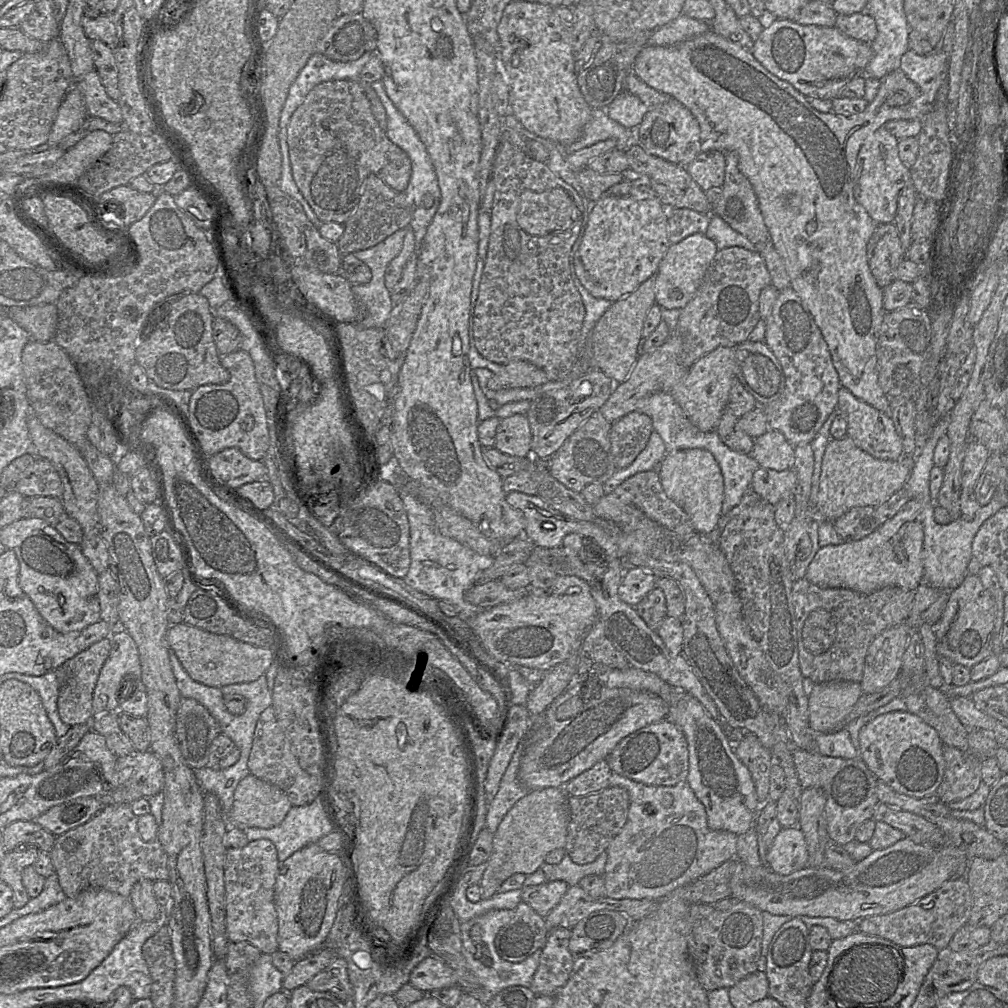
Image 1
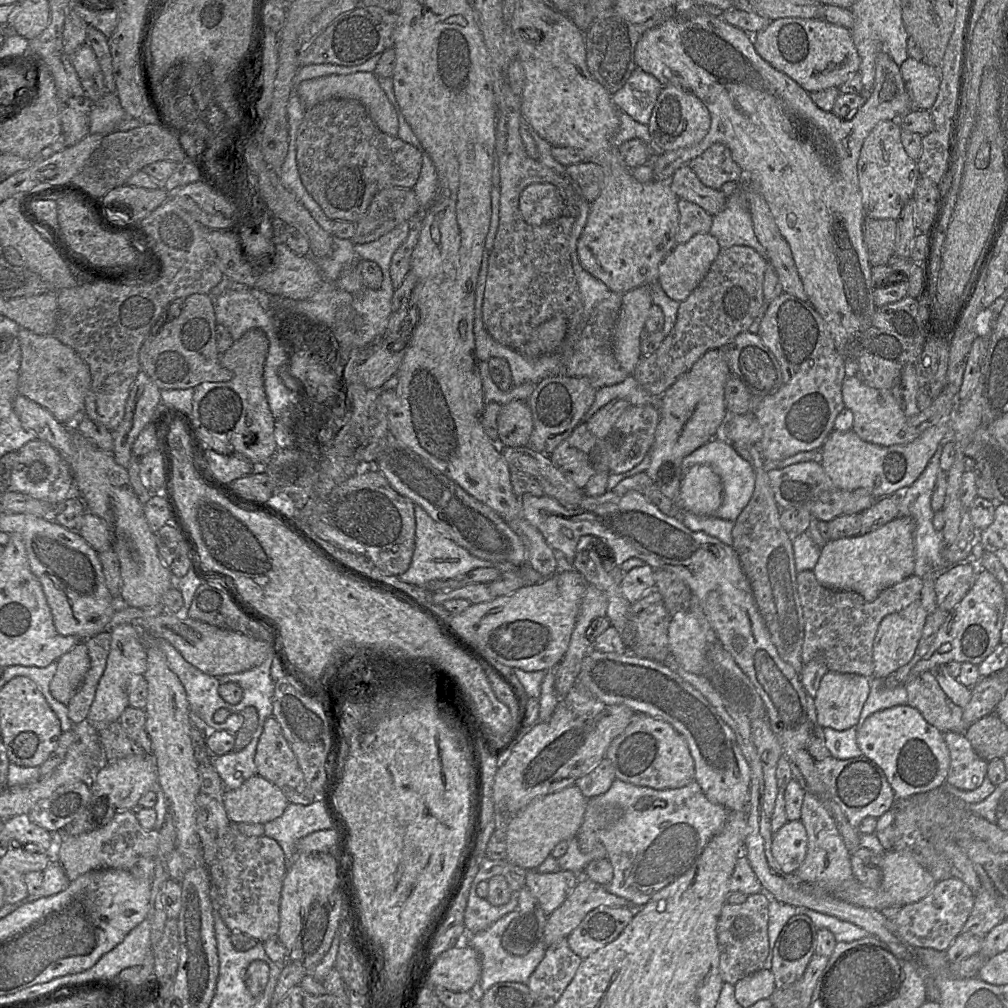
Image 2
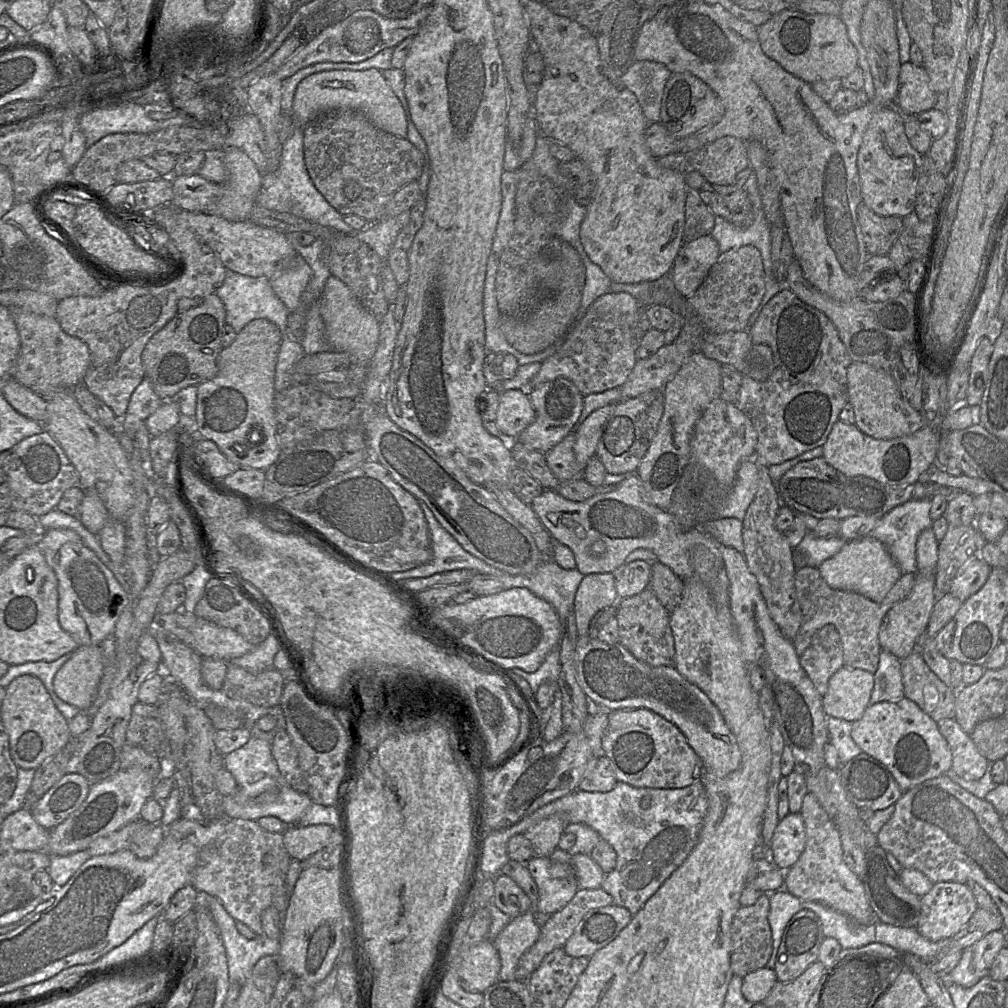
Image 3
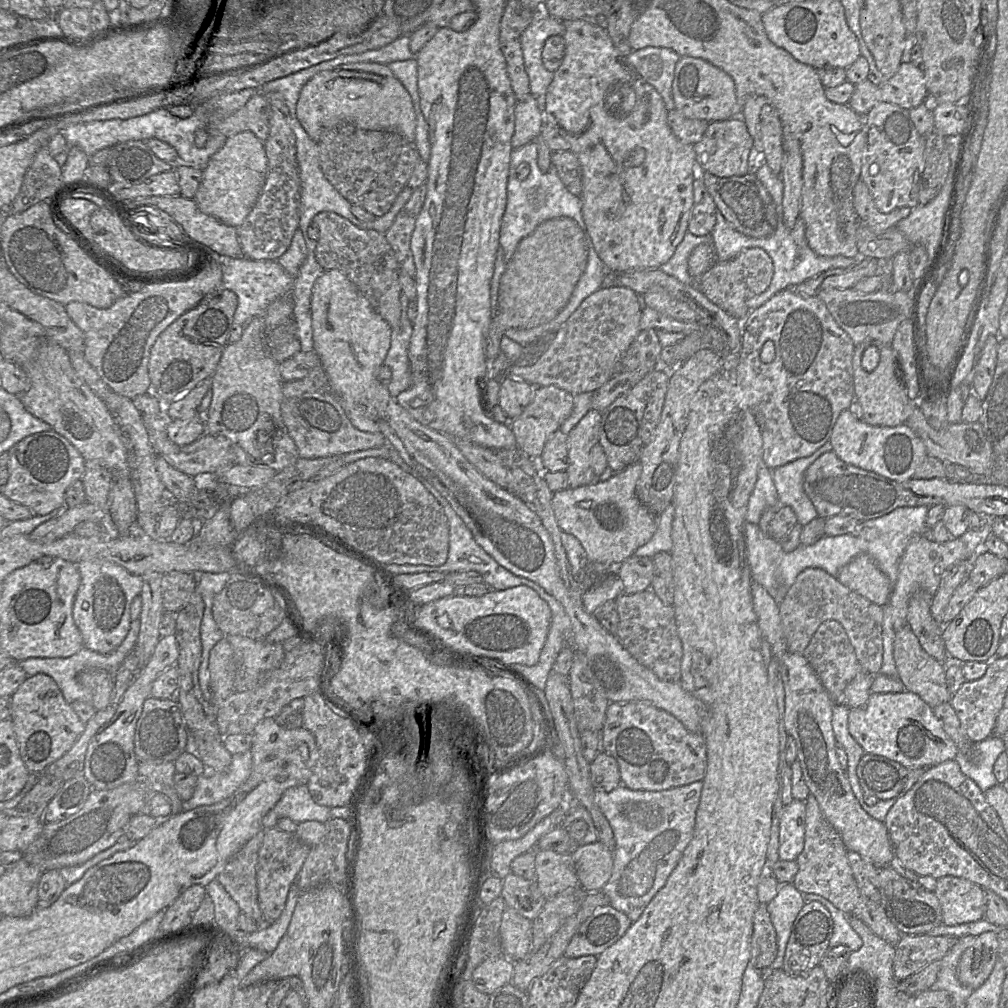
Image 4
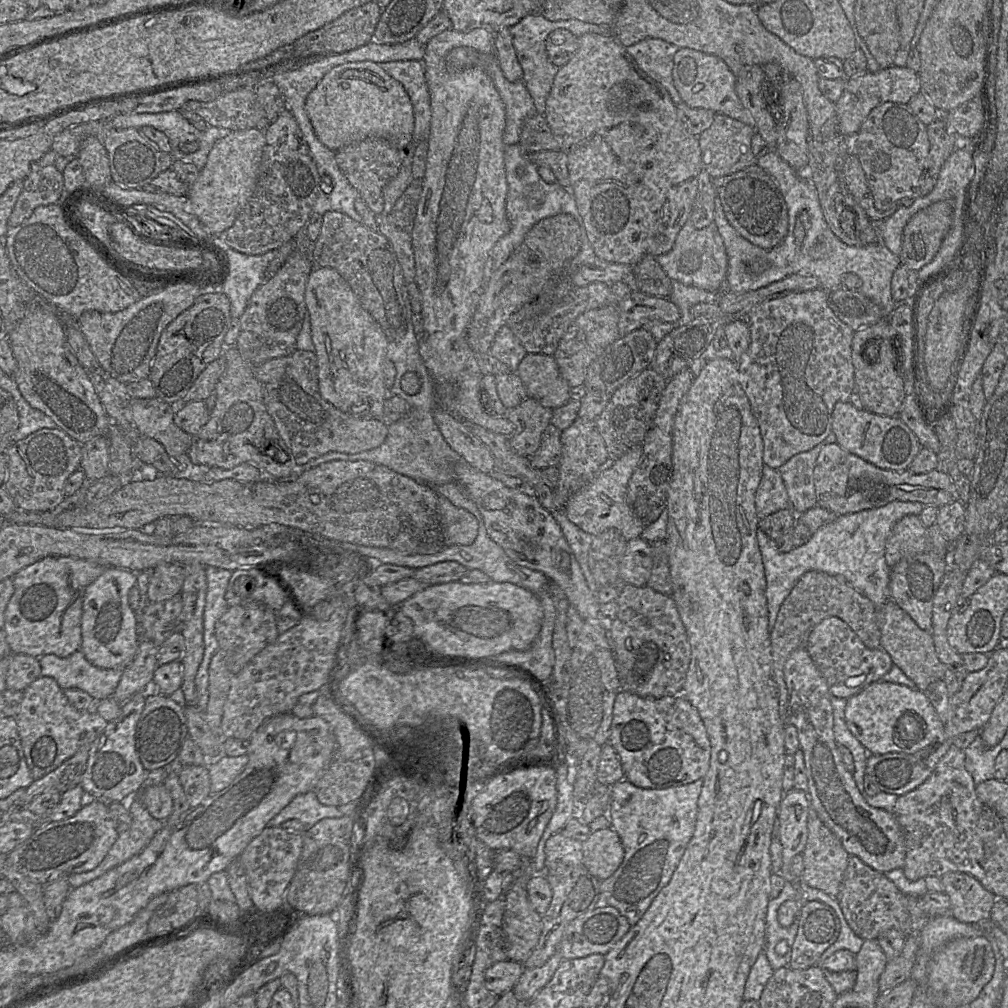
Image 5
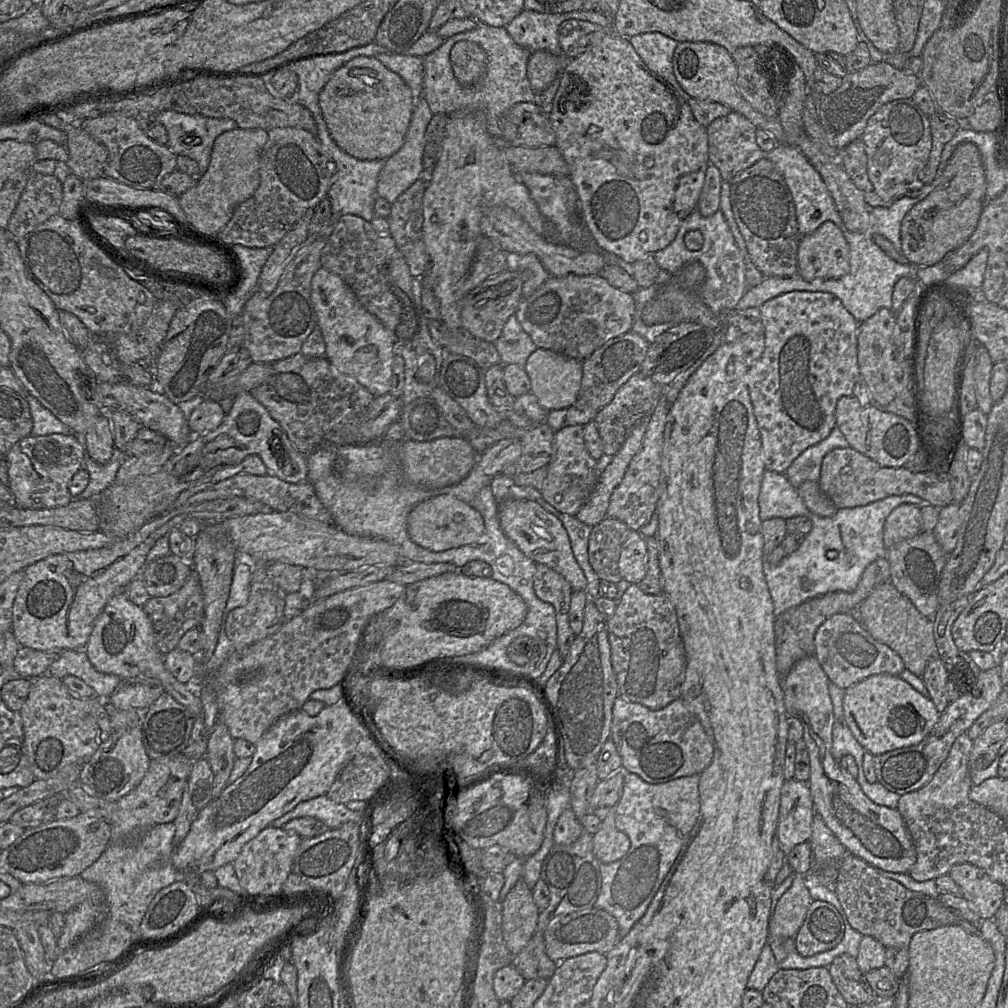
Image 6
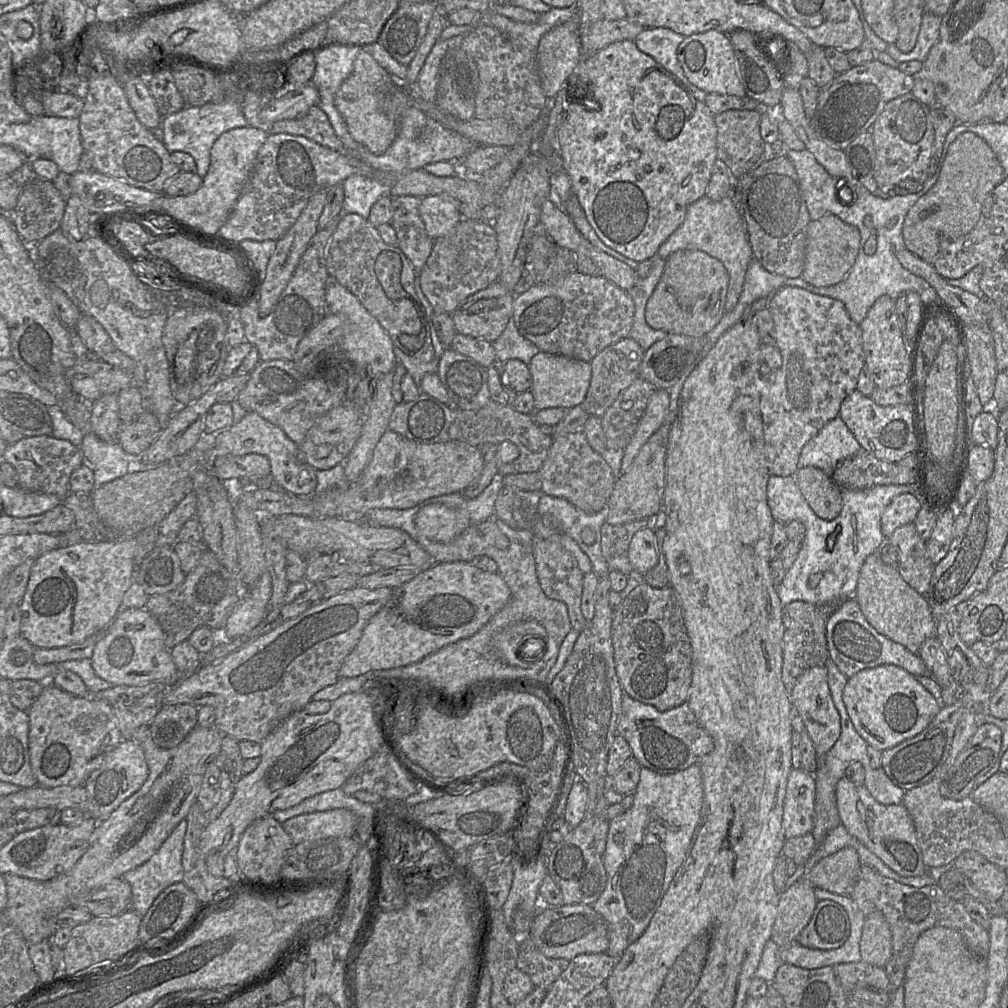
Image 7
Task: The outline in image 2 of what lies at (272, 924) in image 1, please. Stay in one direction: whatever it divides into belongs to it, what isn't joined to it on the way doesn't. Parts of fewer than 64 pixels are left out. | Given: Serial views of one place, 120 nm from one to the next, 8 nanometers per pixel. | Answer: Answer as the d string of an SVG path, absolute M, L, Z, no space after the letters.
M231 823L224 837L221 850L221 866L224 873L224 896L218 895L217 912L226 926L239 930L259 943L278 935L280 924L280 899L286 875L285 855L280 845L265 835L248 837Z

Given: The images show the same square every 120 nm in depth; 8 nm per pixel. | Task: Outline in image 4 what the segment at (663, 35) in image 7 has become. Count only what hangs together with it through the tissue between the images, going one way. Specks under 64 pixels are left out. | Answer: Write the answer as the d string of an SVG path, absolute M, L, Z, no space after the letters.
M670 48L632 50L627 63L661 95L667 111L675 108L672 96L674 72L680 56Z

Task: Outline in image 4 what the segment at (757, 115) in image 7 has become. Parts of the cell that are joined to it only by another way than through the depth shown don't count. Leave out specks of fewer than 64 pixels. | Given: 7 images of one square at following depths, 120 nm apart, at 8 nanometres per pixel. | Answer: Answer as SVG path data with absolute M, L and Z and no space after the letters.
M741 117L710 122L702 139L693 147L698 172L708 172L721 178L748 173L748 157L753 148L753 139Z

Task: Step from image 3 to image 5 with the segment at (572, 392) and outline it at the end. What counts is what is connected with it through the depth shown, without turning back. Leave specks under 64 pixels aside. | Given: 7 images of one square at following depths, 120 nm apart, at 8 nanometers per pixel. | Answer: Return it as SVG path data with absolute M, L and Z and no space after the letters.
M530 397L505 415L516 426L510 444L517 454L531 458L538 451L545 430L552 423L553 411Z

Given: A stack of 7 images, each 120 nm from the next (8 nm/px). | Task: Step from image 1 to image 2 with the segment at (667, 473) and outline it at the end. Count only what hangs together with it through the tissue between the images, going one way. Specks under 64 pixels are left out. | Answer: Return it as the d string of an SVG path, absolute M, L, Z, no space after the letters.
M697 464L684 472L677 498L677 504L683 512L714 517L722 498L721 479L710 466Z

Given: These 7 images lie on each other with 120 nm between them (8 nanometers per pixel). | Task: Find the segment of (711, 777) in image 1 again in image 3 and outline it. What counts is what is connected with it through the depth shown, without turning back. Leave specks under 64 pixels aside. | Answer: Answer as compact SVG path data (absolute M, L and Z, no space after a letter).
M578 637L577 681L585 695L609 711L650 710L673 723L700 758L704 772L724 778L740 767L742 754L737 740L715 704L673 666L652 666L635 658L621 644L607 644L598 638Z

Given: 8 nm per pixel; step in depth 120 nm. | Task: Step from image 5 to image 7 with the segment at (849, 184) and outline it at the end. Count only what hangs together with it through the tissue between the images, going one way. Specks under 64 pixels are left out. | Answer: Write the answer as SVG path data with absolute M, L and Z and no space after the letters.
M871 131L859 134L845 149L844 153L851 167L853 177L872 195L886 199L896 195L911 193L911 187L894 187L890 192L883 193L874 178L875 147Z

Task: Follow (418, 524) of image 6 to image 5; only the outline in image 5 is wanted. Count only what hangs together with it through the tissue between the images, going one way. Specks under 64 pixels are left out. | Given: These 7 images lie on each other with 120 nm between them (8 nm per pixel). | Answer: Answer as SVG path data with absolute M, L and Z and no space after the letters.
M444 496L438 498L438 512L440 516L441 531L446 546L469 546L472 545L479 532L479 520L469 511L455 506Z

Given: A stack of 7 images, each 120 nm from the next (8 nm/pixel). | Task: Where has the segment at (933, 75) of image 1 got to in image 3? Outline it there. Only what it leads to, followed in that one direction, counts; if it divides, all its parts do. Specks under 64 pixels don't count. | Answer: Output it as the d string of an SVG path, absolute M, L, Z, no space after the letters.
M911 62L901 64L896 108L903 115L919 115L937 106L938 94L932 88L931 80L923 66L916 66Z

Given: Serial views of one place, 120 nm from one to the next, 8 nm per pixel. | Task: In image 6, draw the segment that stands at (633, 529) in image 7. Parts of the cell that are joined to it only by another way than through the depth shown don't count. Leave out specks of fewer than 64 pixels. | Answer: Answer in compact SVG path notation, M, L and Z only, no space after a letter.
M608 517L592 527L588 558L600 580L615 584L622 580L619 571L620 554L632 531L624 522Z

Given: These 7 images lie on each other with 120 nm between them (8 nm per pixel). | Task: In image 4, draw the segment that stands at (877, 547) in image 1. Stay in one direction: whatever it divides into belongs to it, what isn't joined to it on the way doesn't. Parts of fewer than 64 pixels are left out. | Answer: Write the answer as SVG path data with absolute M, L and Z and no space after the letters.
M867 554L854 557L836 578L850 590L882 607L887 605L893 589L893 584Z

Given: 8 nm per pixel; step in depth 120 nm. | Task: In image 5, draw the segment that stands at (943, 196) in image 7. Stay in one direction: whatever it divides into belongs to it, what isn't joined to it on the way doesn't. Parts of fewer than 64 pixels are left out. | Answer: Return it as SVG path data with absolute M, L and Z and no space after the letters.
M945 200L916 212L903 229L901 263L914 271L929 263L938 252L952 219L953 208Z

